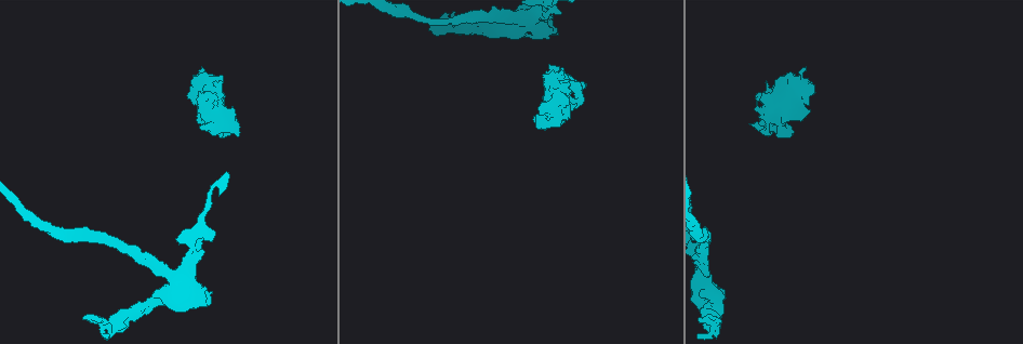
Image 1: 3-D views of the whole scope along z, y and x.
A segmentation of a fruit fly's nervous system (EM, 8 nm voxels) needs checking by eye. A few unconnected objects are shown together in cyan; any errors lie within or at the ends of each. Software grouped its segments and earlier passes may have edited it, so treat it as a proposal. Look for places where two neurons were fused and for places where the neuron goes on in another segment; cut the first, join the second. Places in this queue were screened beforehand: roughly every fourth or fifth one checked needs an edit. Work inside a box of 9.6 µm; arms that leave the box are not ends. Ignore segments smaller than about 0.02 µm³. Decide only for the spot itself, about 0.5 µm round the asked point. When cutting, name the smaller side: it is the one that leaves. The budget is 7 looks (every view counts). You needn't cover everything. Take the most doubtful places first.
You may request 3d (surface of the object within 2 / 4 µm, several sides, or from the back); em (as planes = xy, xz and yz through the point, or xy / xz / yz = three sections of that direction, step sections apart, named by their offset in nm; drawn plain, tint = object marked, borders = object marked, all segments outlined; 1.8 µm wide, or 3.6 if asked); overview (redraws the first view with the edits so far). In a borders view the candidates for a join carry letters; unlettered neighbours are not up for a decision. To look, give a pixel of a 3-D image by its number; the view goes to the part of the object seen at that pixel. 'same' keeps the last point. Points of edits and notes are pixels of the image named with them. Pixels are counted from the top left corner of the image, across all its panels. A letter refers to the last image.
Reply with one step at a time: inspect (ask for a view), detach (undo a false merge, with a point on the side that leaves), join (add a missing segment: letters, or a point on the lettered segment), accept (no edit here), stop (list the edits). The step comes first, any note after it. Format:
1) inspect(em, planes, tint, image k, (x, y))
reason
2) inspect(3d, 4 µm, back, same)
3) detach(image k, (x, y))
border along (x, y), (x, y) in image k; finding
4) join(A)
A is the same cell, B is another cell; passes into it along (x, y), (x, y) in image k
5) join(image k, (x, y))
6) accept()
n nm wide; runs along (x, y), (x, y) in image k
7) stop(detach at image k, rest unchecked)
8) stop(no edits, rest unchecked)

inspect(em, xy, step 4, tint, image 1, (547, 16))
branch stops here

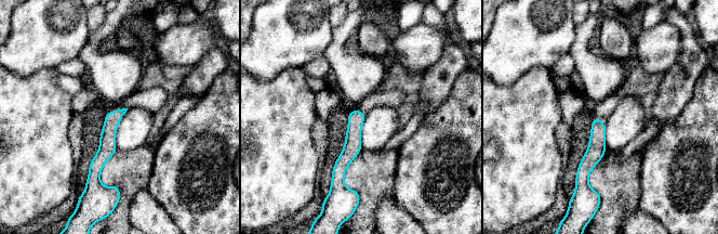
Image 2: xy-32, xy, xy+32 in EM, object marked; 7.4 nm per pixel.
inspect(em, yz, step 16, borders, same)
cut it another way

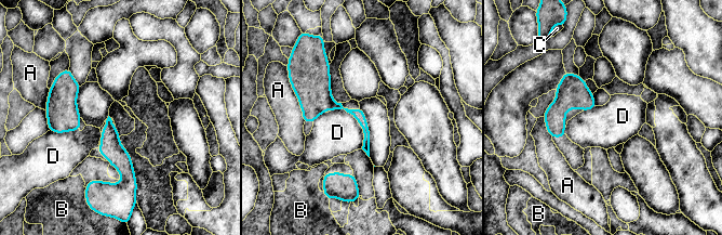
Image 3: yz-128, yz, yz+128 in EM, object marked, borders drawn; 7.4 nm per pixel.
accept()
A, B, C and D are other cells; runs along (302, 95), (353, 112), (365, 128), (366, 148) in image 3; none of them fits

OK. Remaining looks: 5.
inspect(em, yz, step 4, tint, image 1, (775, 110))
sharp bend

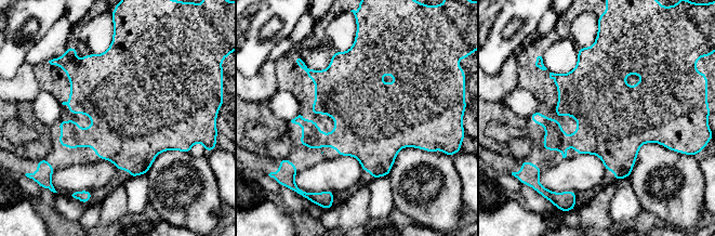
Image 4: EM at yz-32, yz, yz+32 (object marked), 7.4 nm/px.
inspect(em, xy, step 4, tint, same)

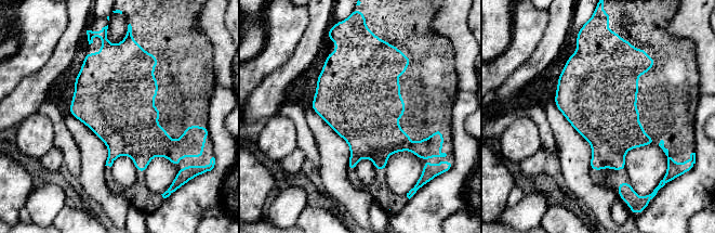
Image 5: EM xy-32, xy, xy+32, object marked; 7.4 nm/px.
inspect(em, xy, step 4, borders, same)

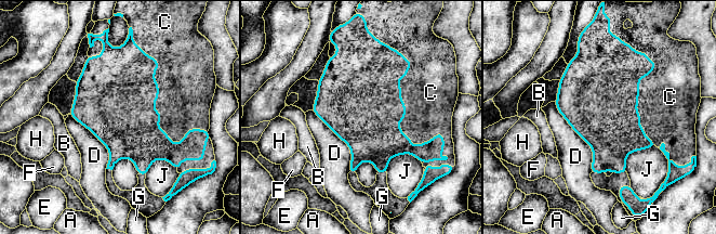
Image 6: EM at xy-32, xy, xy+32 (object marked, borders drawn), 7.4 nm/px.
join(C)
C touches over 750 nm; C is the same cell, A, B, D, E, F, G, H and J are other cells; passes into it along (122, 95), (156, 99), (186, 85) in image 6; it goes on there

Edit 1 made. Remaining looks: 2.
stop(join at image 6, rest unchecked)

